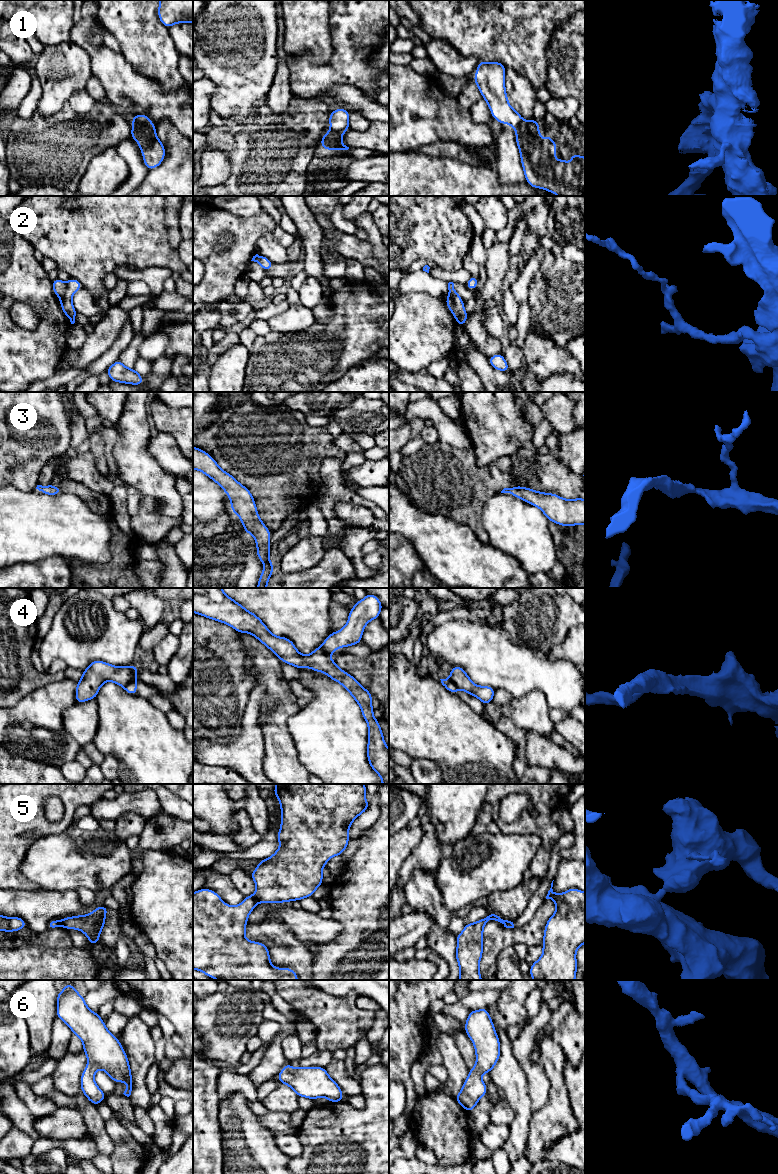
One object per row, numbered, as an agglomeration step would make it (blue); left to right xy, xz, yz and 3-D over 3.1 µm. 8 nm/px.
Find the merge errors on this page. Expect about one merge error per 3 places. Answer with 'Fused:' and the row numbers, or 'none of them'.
Fused: 1, 2, 4, 5

